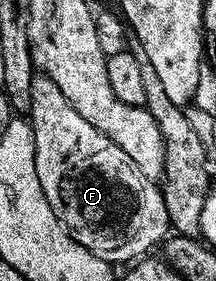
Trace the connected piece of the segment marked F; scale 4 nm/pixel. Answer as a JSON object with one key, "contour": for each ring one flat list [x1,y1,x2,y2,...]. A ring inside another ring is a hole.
{"contour":[[37,73,34,77,34,82,30,85,30,109,27,114,30,116,34,133,34,153,36,154,36,168,38,169,38,181,42,185,42,193,46,193,46,201,50,201,50,210,55,213,56,220,64,226,64,230,68,232,68,236,73,242,82,245,85,251,89,251,93,257,106,261,110,265,116,265,119,259,124,259,127,255,147,256,151,252,148,250,155,243,156,246,163,244,170,231,163,190,157,184,156,187,152,184,155,183,153,176,142,173,140,166,124,150,118,145,114,145,110,141,110,137,106,137,98,129,94,129,94,125,90,125,90,121,86,121,86,117,82,117,82,113,78,113,78,109,74,109,74,105,70,105,70,101,66,101,62,89,58,89,58,85,54,85,54,81,49,75]]}

